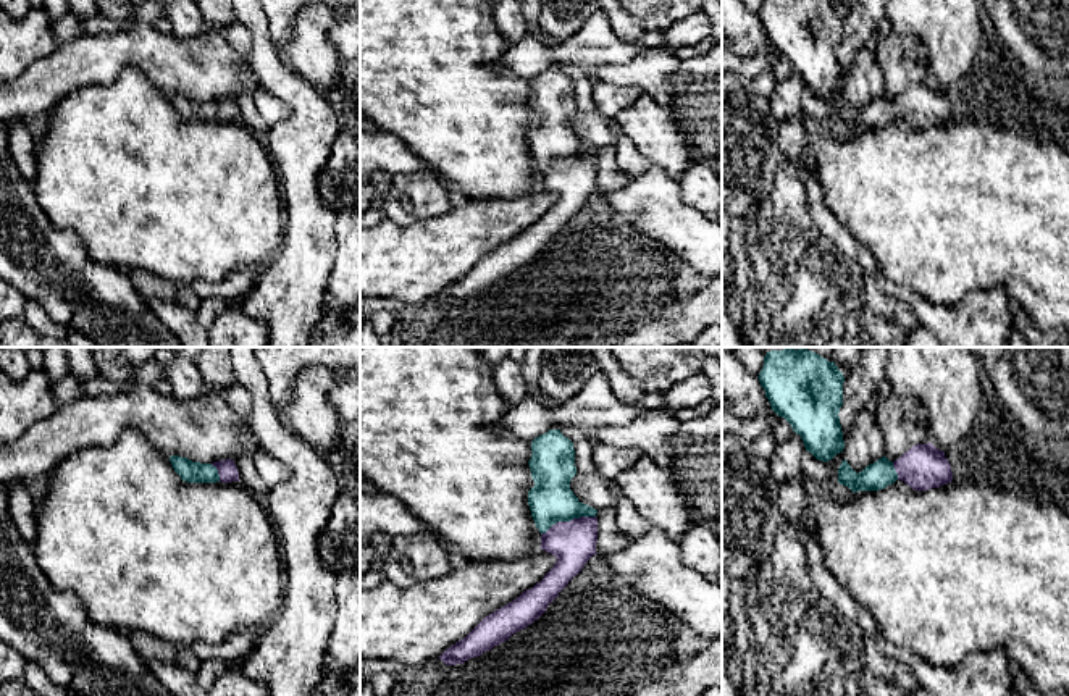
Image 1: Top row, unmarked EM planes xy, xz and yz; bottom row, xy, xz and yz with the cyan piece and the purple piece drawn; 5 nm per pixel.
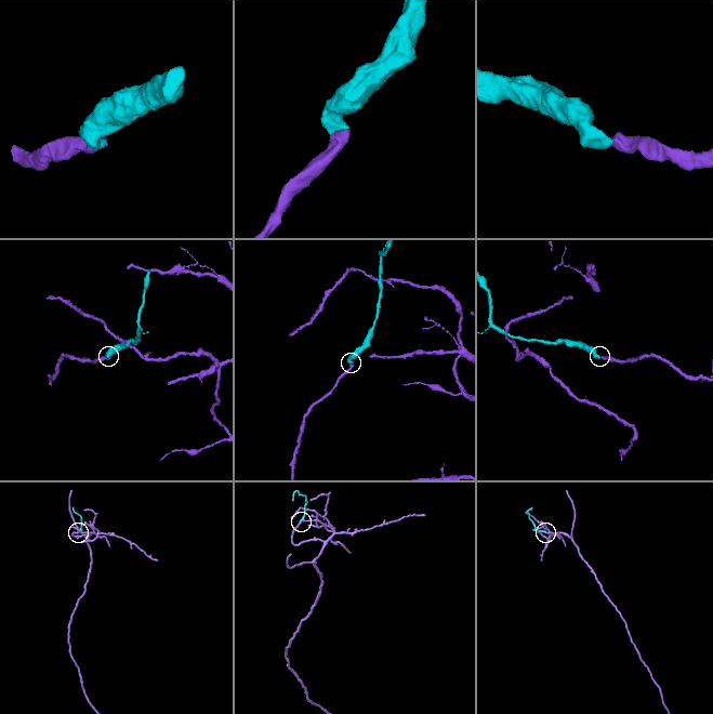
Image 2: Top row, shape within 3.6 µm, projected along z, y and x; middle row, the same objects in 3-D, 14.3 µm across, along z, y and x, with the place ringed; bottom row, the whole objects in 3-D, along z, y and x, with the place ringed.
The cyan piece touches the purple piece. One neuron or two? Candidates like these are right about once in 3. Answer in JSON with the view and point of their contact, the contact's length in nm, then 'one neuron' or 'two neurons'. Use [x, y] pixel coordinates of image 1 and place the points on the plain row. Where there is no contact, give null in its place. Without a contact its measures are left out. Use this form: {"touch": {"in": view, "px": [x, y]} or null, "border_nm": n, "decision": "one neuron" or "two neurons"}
{"touch": {"in": "xz", "px": [567, 159]}, "border_nm": 280, "decision": "one neuron"}

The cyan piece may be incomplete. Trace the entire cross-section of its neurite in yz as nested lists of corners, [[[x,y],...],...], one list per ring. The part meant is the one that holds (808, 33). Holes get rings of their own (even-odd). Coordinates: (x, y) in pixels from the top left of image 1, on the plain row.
[[[764,0],[759,21],[772,48],[783,55],[817,99],[843,90],[840,63],[845,15],[835,0]]]

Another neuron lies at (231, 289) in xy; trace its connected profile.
[[[237,270],[223,281],[210,283],[203,279],[195,279],[189,286],[197,296],[220,297],[229,302],[233,307],[237,305],[239,300],[254,287],[255,279],[255,270]]]

